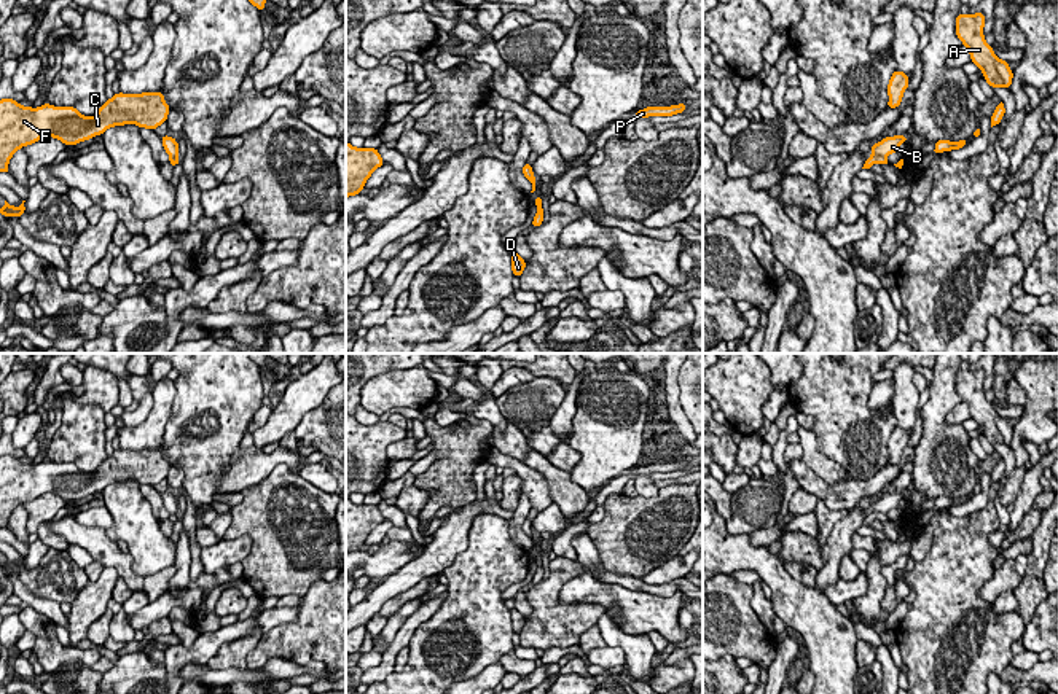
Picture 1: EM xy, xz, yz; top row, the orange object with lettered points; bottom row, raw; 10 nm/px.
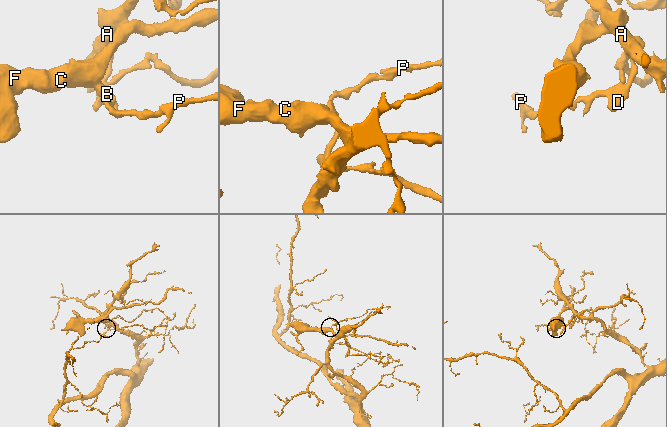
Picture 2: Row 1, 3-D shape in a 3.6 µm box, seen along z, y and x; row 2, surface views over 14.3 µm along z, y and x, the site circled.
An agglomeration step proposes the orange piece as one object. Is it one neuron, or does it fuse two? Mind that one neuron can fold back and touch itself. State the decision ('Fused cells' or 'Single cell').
Fused cells

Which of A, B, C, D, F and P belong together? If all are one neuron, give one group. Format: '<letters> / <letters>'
A D P / B C F

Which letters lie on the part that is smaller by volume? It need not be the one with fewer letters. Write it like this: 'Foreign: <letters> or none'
Foreign: B, C, F

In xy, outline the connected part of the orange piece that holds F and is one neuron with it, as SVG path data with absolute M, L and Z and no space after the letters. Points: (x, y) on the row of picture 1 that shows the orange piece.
M163 92L123 94L108 99L89 118L75 107L43 103L38 108L22 107L13 99L0 100L0 172L8 172L13 154L43 137L54 137L65 145L76 145L107 129L137 124L140 129L156 129L166 123L170 108Z

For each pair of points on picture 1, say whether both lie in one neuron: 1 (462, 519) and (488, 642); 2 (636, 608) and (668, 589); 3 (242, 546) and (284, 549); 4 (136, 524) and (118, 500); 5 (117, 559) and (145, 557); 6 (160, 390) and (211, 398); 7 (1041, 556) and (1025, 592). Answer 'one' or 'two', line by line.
1: two
2: two
3: two
4: one
5: two
6: two
7: one

